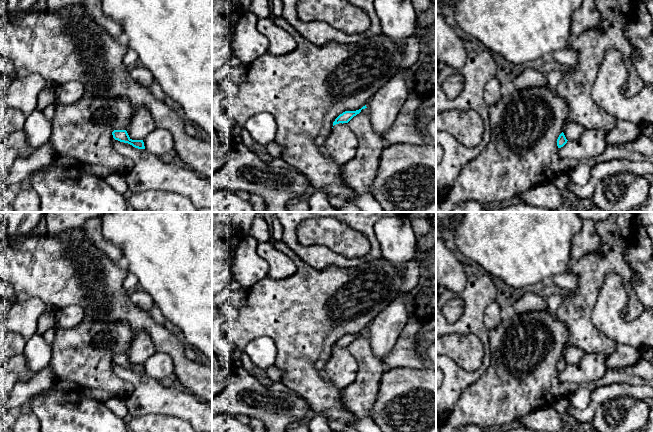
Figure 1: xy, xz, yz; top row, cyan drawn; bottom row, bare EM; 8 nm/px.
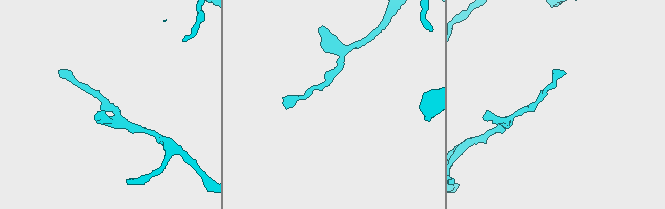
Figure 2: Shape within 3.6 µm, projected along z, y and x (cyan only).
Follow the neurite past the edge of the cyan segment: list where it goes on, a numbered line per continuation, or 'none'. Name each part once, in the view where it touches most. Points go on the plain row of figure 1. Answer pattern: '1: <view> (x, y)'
none

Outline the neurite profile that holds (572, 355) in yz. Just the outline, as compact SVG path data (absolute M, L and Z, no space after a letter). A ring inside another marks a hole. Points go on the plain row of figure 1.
M567 343L563 353L563 357L568 365L579 363L585 355L586 353L584 351L571 346L569 343Z

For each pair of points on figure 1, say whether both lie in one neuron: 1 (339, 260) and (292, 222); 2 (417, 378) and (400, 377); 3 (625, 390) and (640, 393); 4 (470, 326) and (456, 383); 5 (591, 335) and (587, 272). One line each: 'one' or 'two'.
1: one
2: one
3: one
4: one
5: one

